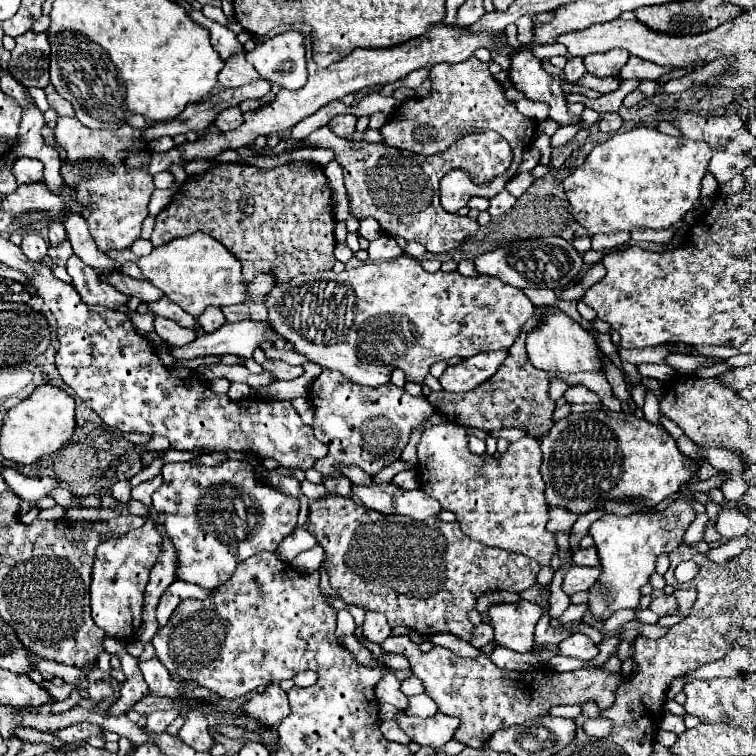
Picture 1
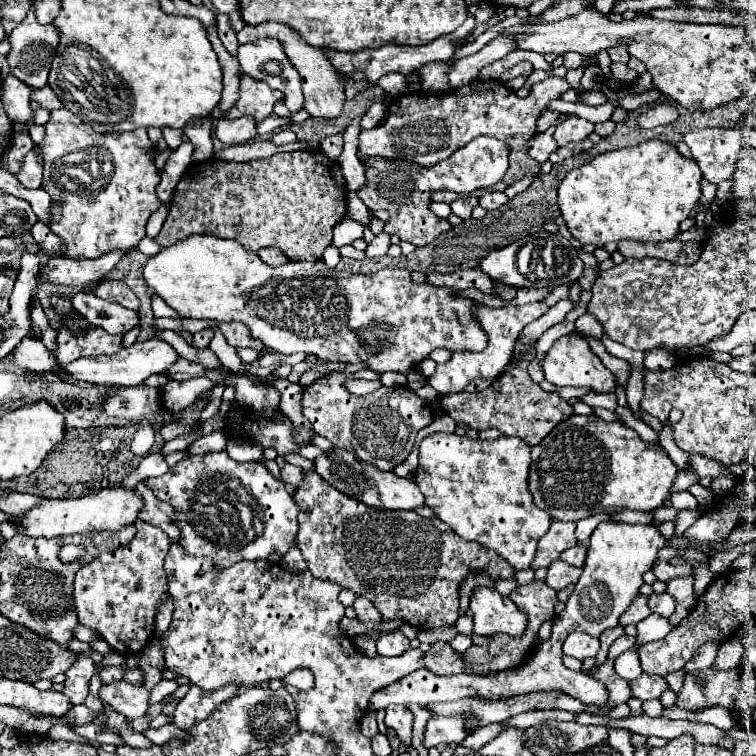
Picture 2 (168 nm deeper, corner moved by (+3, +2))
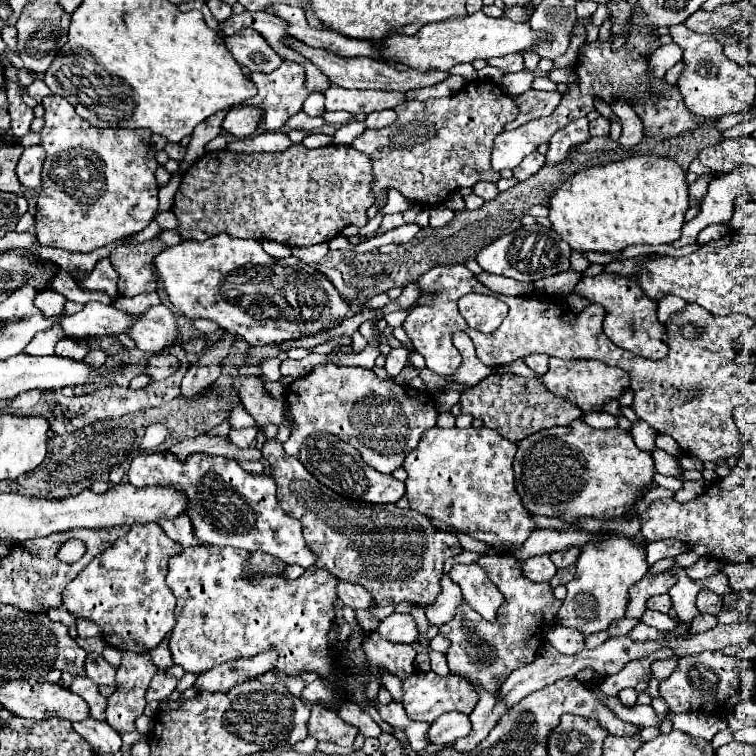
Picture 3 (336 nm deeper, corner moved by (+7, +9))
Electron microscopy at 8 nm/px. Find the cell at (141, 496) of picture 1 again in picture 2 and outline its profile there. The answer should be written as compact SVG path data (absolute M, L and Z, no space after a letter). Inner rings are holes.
M139 482L137 484L137 494L141 496L141 500L145 500L145 508L141 508L141 520L153 524L153 526L159 526L167 532L167 536L177 542L179 538L179 528L173 526L173 508L171 506L165 506L163 502L159 502L153 494L151 494L151 488L145 484L145 482Z

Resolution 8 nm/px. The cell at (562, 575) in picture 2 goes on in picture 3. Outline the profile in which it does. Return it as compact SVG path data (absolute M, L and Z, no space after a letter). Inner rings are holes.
M541 555L541 557L531 557L531 559L523 561L521 573L529 581L551 581L551 577L557 573L557 569L555 569L553 561L549 559L549 555Z

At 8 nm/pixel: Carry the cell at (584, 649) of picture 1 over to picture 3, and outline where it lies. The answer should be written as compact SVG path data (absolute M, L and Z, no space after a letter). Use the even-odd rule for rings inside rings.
M553 625L547 633L547 641L563 655L575 655L585 647L585 637L577 629L563 625Z

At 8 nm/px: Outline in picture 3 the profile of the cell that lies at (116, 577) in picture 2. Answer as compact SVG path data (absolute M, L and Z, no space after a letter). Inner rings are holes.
M157 523L133 525L125 537L119 537L113 547L95 557L63 591L63 603L75 617L89 619L103 629L105 643L113 645L119 651L147 653L155 649L175 625L175 597L165 583L167 561L181 553L181 545L165 535Z

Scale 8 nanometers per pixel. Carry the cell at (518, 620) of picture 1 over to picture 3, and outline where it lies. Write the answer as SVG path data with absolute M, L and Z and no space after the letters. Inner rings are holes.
M455 565L449 573L451 581L459 585L463 599L487 621L495 621L495 613L503 603L501 591L489 581L487 573L477 565Z

